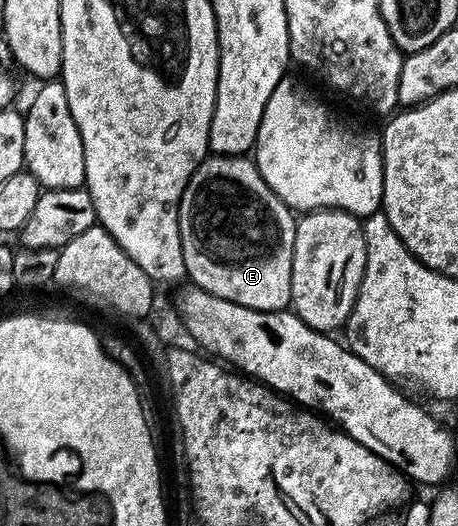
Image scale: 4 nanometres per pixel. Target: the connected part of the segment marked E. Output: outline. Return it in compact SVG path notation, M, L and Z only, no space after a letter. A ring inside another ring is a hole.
M248 155L206 156L183 190L177 221L185 274L196 287L251 310L284 312L292 305L291 262L298 217L263 182Z

